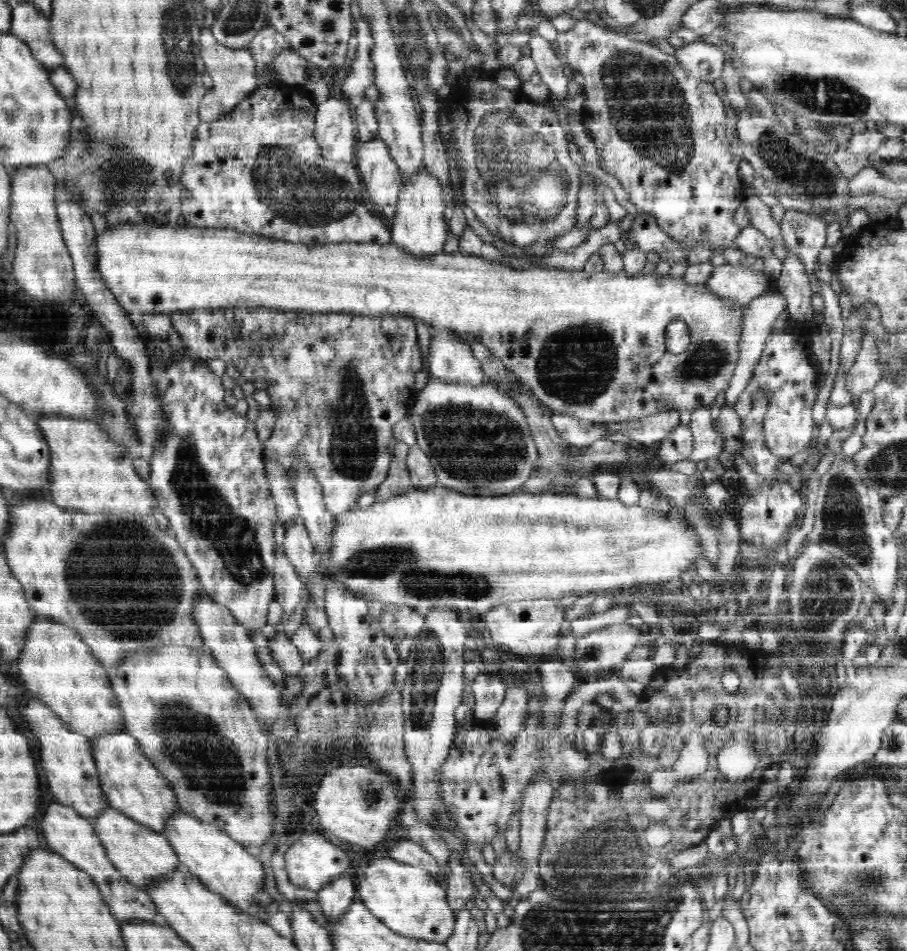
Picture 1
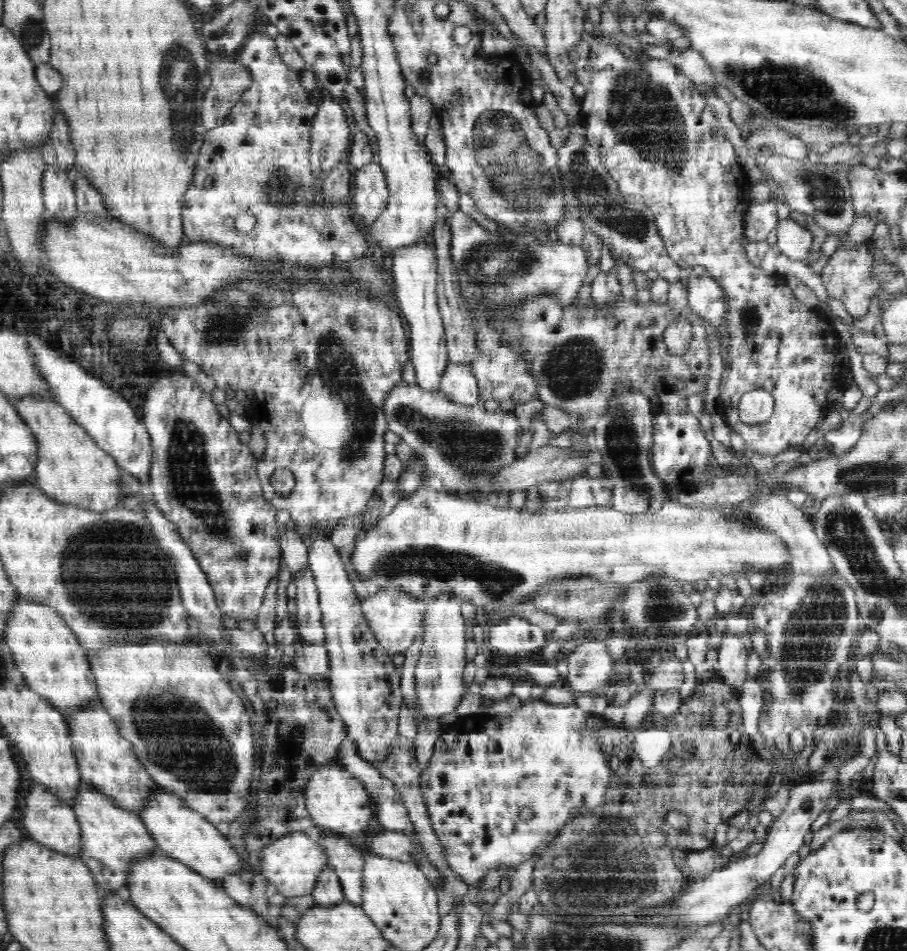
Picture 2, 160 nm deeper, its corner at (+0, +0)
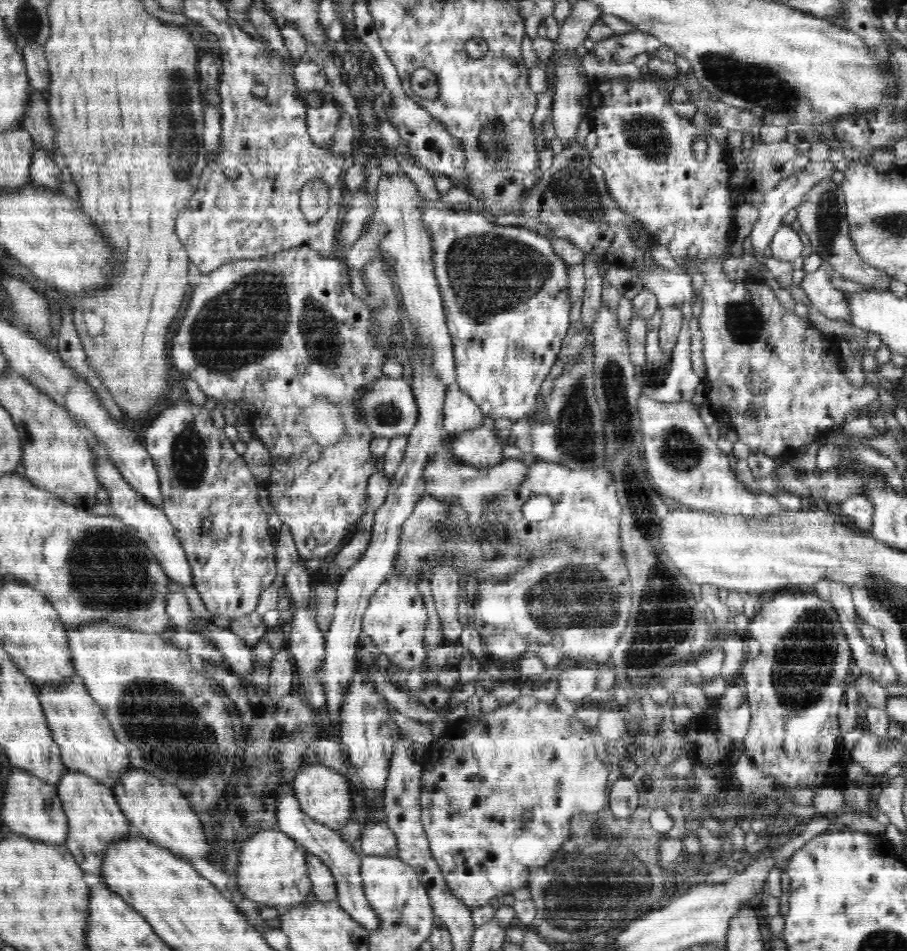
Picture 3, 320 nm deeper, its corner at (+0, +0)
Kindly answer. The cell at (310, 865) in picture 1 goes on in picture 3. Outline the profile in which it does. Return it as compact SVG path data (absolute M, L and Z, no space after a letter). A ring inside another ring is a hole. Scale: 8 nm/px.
M277 828L261 830L253 834L241 846L236 866L237 887L244 898L258 905L283 911L302 904L312 892L307 873L306 848Z

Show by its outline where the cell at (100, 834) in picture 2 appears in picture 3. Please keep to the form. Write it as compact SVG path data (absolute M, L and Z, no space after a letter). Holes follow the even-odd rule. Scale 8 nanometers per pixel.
M68 769L56 788L59 800L63 801L63 811L67 813L69 824L68 838L63 846L75 856L80 868L90 876L96 874L101 878L105 848L120 837L133 832L130 820L122 811L118 797L114 795L112 789L88 775Z

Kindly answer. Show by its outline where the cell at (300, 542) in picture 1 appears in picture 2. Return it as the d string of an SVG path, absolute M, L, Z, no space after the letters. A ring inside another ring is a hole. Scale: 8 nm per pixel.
M306 568L304 572L293 575L297 588L296 601L296 631L297 640L303 645L322 645L325 627L322 623L319 607L319 594L313 572Z

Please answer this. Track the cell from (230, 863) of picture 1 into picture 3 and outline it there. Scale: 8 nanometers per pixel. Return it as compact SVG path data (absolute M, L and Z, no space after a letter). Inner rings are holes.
M132 768L122 778L122 782L111 789L118 797L122 811L130 820L136 836L165 848L177 857L206 858L210 856L210 846L208 846L208 840L204 838L200 820L190 810L190 801L181 790L178 790L177 786L157 779L142 769Z

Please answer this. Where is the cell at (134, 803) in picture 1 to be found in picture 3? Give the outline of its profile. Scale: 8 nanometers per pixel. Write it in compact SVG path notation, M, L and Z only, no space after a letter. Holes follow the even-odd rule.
M78 676L69 681L66 687L38 687L37 692L43 712L46 713L47 724L60 747L66 767L88 775L106 787L118 786L122 778L132 770L131 754L126 745L115 737L110 721Z

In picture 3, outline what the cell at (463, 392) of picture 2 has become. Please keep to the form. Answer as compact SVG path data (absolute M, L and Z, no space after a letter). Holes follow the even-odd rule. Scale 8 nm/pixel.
M452 381L445 394L443 406L443 429L445 436L456 436L464 429L473 429L484 422L485 414L478 404Z

